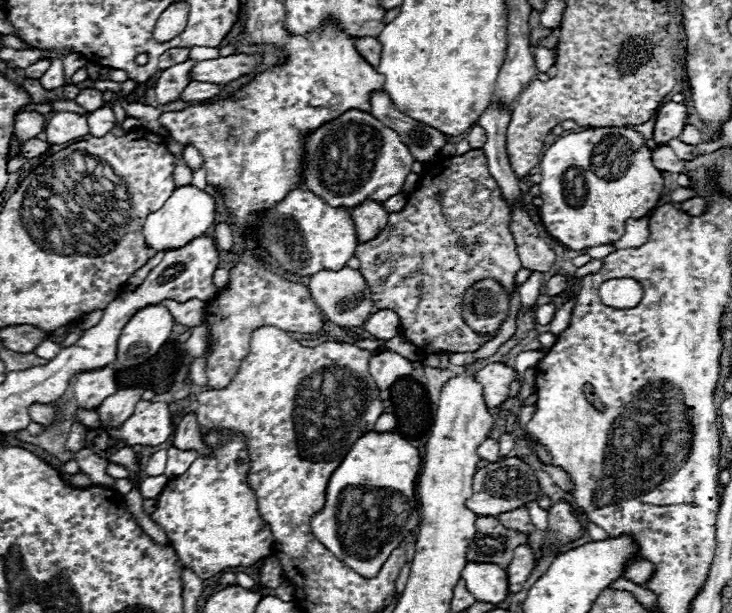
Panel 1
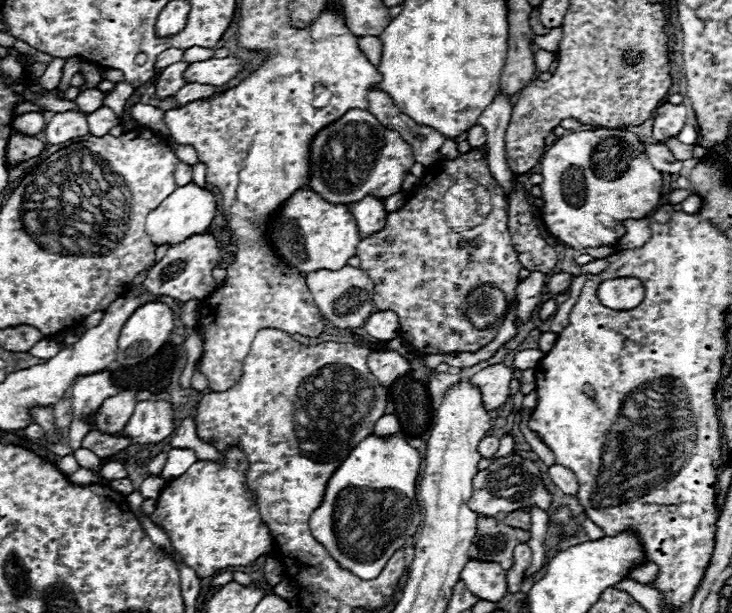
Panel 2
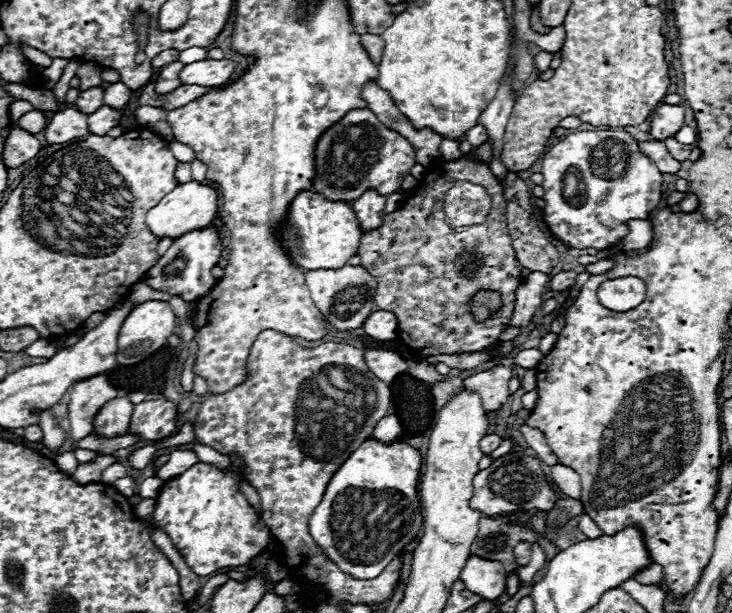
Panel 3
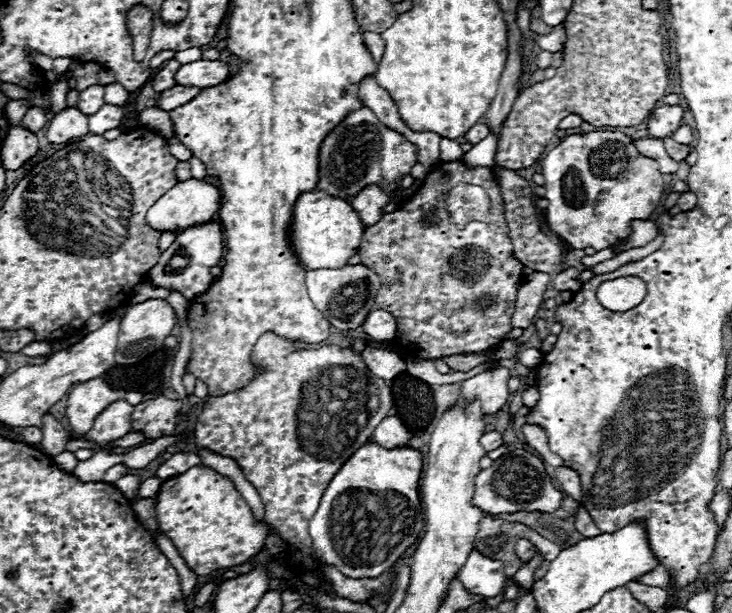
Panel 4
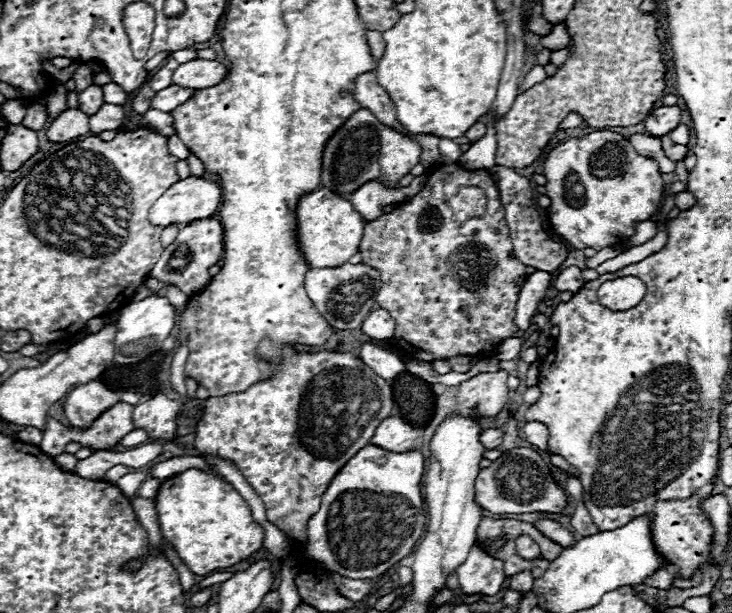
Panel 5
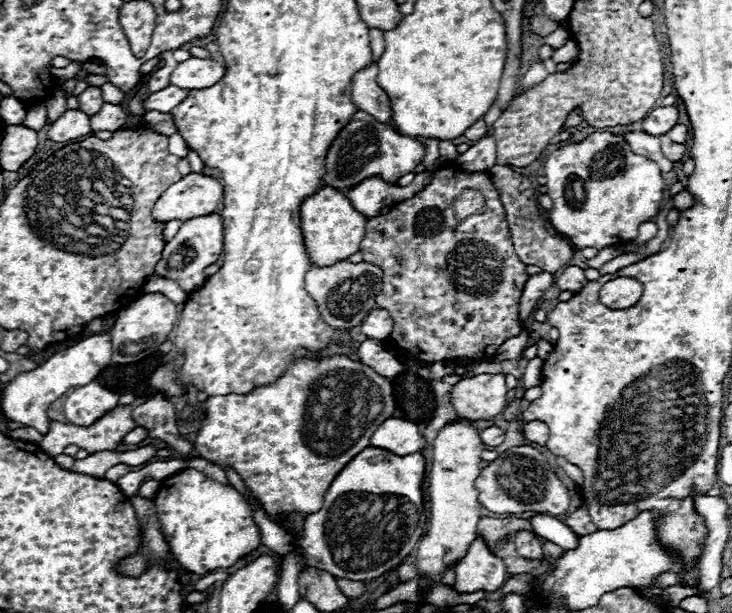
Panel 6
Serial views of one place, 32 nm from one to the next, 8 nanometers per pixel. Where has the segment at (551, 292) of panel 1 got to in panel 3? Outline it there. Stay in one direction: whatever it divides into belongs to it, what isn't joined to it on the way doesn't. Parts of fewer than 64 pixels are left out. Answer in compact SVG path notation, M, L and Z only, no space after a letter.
M558 272L558 274L554 274L554 276L550 278L548 286L550 286L550 290L554 290L554 292L564 292L564 290L568 290L570 286L574 286L574 278L576 278L576 272Z

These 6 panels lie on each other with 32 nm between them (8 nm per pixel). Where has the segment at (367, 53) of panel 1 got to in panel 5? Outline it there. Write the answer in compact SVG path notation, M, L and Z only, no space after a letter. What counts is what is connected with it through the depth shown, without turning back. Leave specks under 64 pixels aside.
M368 30L366 32L366 40L368 40L368 46L370 46L370 54L372 58L378 62L384 54L384 40L382 40L382 34L380 32L374 32L374 30Z

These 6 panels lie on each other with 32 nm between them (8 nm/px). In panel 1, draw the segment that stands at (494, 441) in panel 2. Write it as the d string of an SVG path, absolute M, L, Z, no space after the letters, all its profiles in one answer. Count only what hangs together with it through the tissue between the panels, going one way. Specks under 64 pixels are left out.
M486 438L486 440L478 446L478 456L480 456L480 460L486 460L486 462L496 462L496 460L500 460L498 442L492 440L492 438Z

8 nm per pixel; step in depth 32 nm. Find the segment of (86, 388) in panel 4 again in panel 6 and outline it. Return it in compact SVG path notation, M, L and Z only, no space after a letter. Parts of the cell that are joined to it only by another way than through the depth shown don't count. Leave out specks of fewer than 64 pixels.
M98 382L74 388L64 402L64 416L74 426L92 426L98 418L110 412L118 404L118 394L106 390Z

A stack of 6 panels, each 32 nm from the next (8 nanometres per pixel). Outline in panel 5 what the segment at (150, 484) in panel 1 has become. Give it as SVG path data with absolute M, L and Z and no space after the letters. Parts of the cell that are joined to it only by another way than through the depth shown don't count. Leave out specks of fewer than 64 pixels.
M146 478L146 480L142 482L140 490L138 490L138 496L140 496L140 498L154 498L156 492L158 492L158 488L160 488L160 484L162 484L162 480Z

